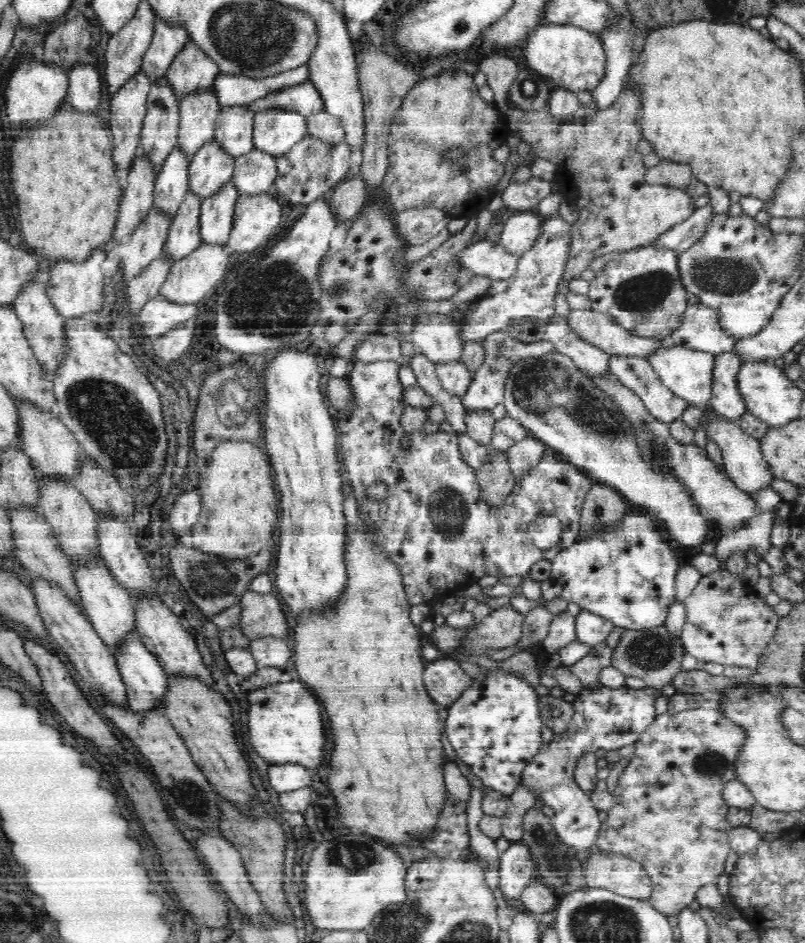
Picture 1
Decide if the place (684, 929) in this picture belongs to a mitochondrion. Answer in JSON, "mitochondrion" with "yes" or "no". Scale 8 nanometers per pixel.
{"mitochondrion":"no"}

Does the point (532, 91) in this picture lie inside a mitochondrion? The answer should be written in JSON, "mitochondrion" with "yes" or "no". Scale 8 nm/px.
{"mitochondrion":"yes"}

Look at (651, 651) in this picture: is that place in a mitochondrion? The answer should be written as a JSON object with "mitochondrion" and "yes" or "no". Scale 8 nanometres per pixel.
{"mitochondrion":"yes"}

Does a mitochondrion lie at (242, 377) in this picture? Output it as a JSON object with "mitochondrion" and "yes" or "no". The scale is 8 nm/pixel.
{"mitochondrion":"yes"}

